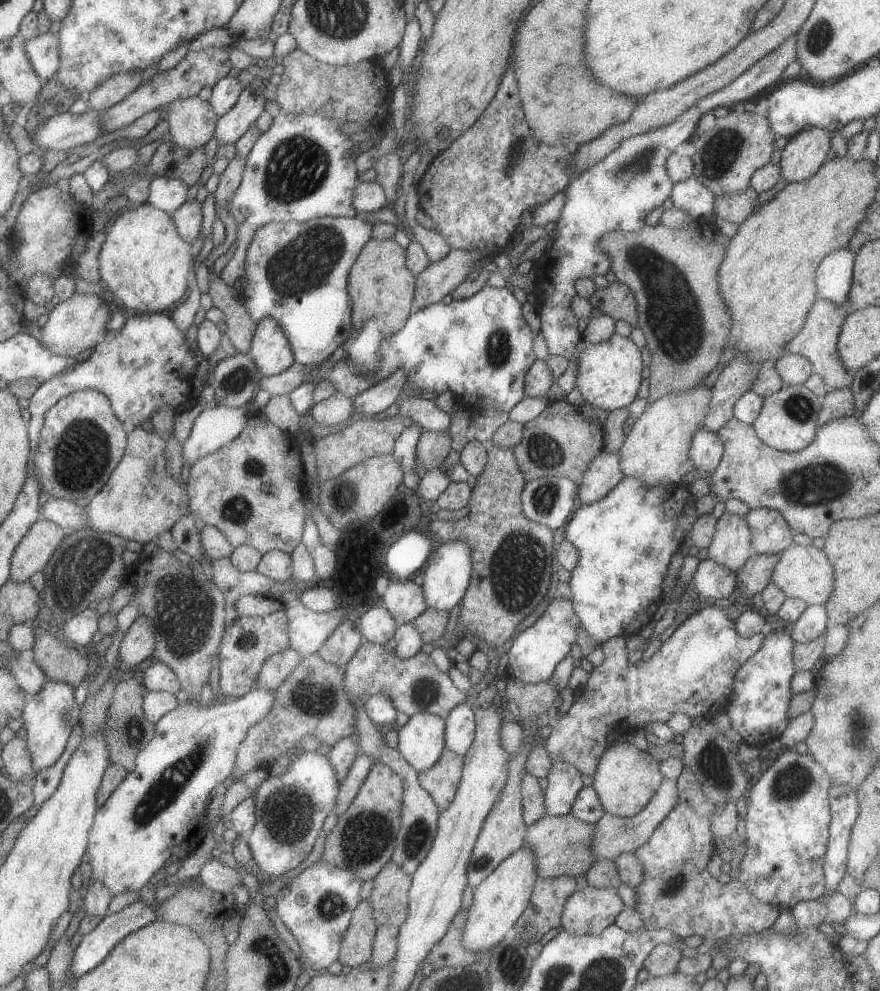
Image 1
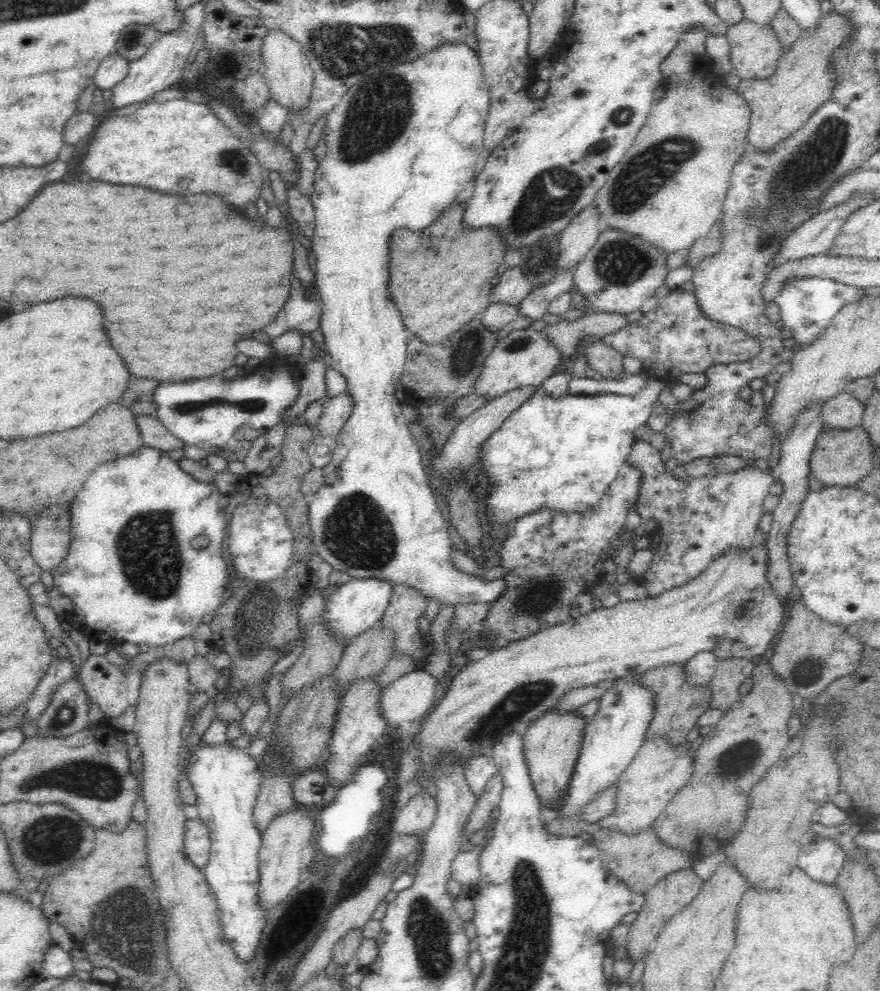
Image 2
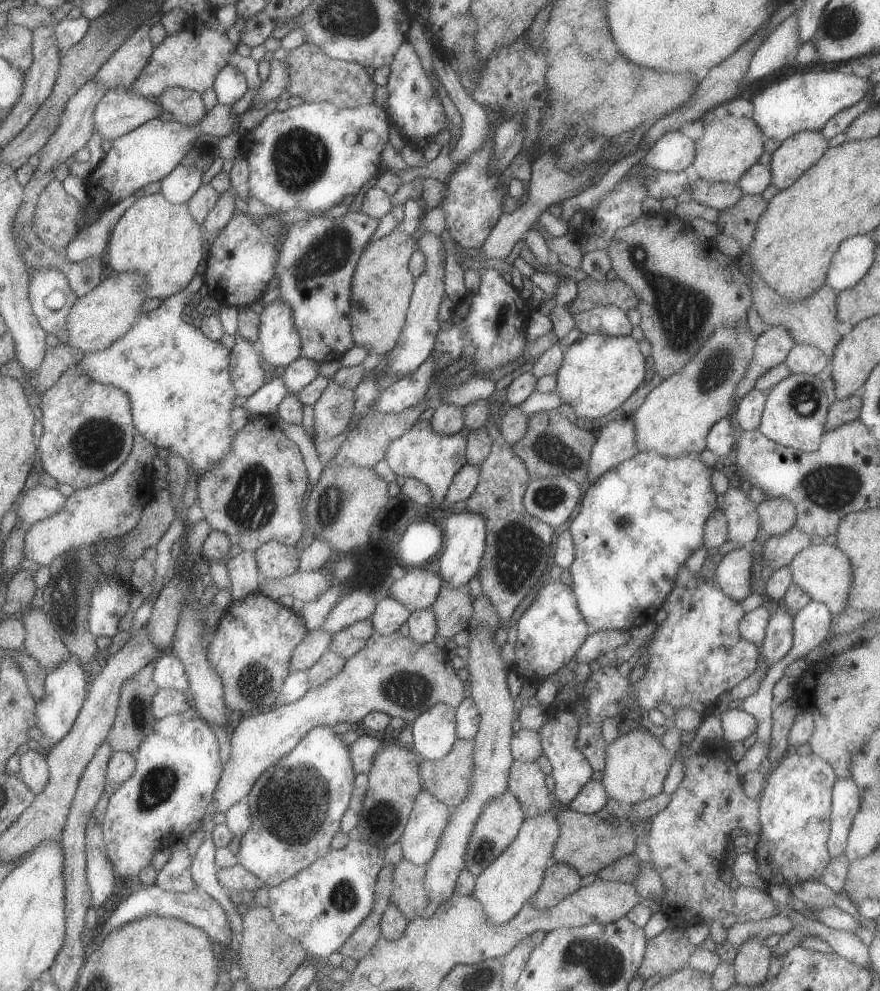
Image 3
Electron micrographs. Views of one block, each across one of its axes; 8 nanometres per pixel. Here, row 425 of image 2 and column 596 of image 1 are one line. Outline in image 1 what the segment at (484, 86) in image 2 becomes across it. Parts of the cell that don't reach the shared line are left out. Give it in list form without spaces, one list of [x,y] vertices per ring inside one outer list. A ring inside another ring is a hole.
[[[614,333],[608,340],[600,343],[582,340],[577,362],[576,387],[582,397],[594,408],[610,412],[627,407],[638,396],[638,390],[643,380],[642,354],[630,337]]]

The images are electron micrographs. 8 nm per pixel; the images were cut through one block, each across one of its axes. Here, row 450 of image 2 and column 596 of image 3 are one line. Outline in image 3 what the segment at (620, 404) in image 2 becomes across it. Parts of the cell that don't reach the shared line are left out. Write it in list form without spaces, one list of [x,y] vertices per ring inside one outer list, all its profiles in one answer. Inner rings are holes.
[[[638,451],[591,482],[580,512],[569,526],[576,549],[569,570],[578,608],[592,628],[630,631],[654,619],[672,592],[679,570],[693,552],[704,546],[704,525],[718,508],[718,495],[712,489],[713,471],[702,463],[697,452],[664,457],[654,451]]]

